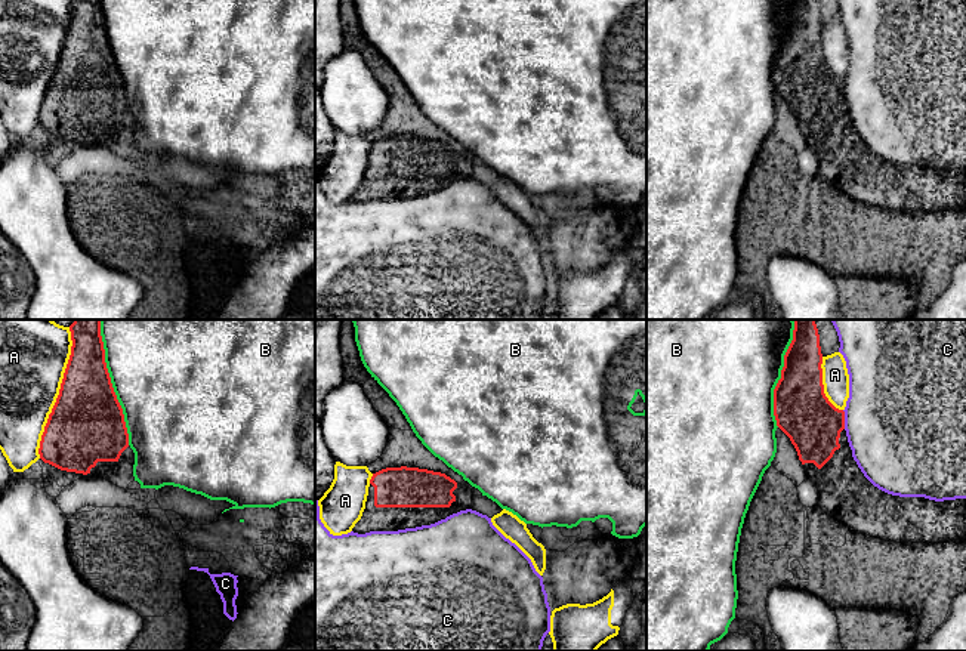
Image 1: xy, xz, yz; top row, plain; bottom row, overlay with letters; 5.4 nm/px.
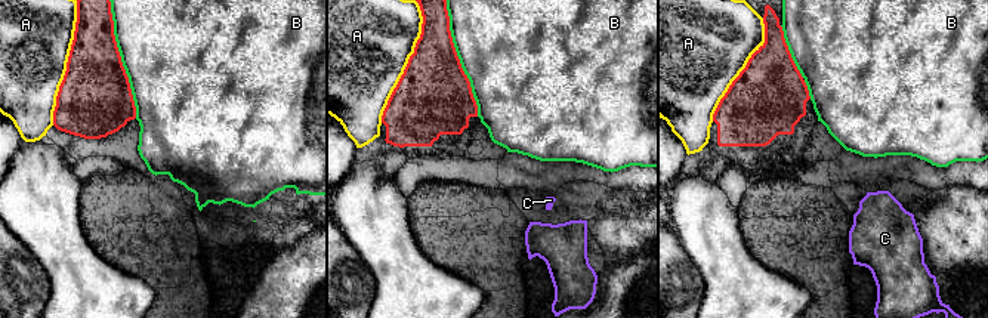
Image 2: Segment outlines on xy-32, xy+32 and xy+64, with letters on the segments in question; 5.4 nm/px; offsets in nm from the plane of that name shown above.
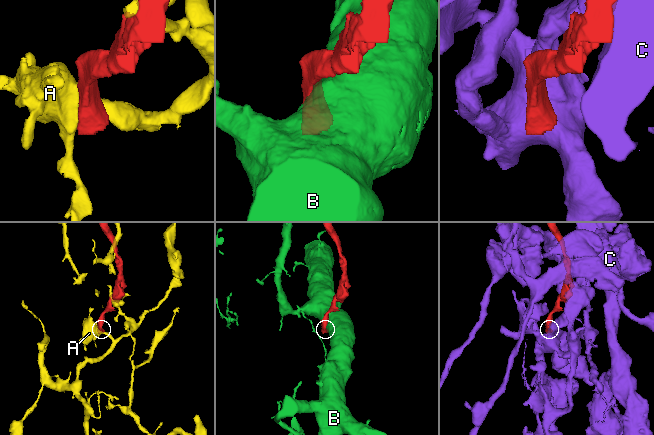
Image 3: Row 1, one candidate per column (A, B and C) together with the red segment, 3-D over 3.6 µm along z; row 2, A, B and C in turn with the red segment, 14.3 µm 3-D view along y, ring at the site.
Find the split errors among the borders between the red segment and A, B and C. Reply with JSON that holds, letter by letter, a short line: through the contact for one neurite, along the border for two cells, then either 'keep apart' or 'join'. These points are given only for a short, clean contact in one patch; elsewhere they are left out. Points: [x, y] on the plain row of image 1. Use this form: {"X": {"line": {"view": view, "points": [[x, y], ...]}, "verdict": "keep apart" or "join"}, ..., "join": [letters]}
{"A": {"verdict": "keep apart"}, "B": {"verdict": "keep apart"}, "C": {"verdict": "keep apart"}, "join": []}

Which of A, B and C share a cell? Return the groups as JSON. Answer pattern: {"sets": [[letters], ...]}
{"sets": [["A"], ["B"], ["C"]]}

